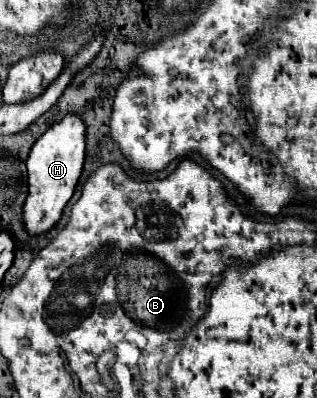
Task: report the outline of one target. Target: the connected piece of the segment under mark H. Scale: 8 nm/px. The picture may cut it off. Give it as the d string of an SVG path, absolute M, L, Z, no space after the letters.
M67 114L33 144L27 158L29 196L23 206L23 220L29 234L41 234L53 228L73 196L85 162L85 130L85 122L77 114Z

